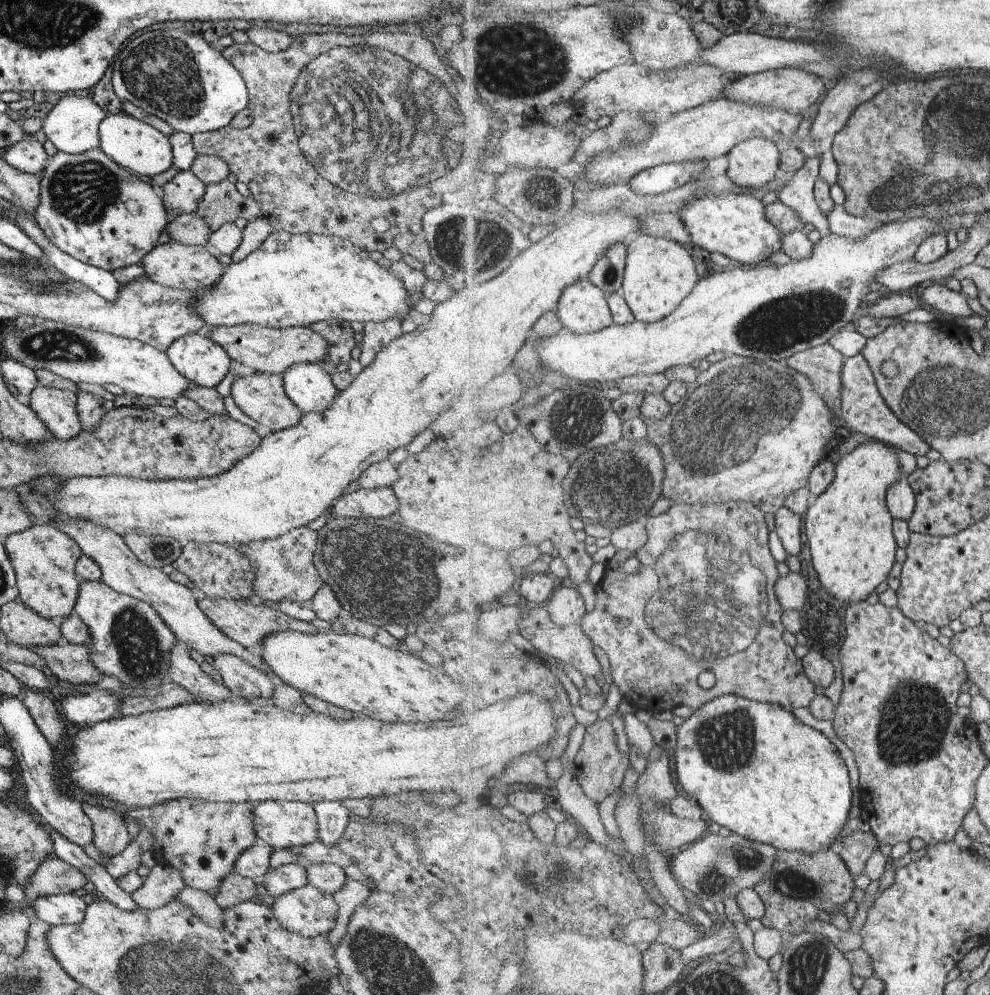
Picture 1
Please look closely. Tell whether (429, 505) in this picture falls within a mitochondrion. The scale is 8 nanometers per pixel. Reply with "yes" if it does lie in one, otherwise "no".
no

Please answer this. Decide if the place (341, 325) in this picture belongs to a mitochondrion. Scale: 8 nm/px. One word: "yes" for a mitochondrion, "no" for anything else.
no

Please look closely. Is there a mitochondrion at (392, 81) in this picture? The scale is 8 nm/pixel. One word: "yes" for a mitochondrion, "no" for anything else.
yes

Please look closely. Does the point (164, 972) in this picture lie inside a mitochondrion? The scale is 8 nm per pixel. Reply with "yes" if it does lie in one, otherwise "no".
yes

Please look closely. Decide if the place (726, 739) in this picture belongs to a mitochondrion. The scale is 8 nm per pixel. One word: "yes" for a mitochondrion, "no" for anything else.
yes

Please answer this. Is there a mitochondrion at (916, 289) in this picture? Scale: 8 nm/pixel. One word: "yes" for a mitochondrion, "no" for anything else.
no

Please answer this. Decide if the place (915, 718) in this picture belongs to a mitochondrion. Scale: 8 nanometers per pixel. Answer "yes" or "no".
yes

